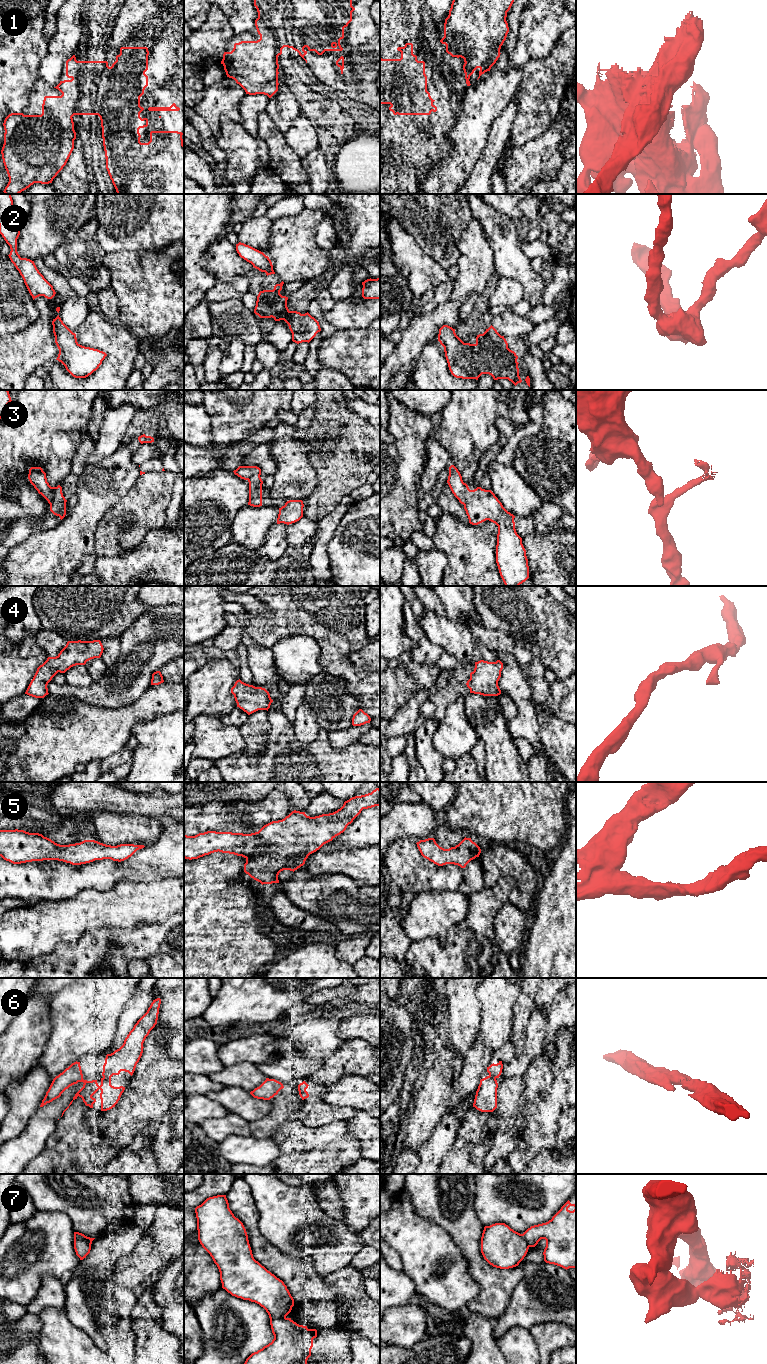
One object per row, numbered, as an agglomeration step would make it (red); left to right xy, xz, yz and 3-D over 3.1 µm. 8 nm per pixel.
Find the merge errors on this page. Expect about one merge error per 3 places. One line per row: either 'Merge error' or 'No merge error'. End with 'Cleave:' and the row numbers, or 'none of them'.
1: Merge error
2: No merge error
3: No merge error
4: No merge error
5: No merge error
6: No merge error
7: Merge error
Cleave: 1, 7

